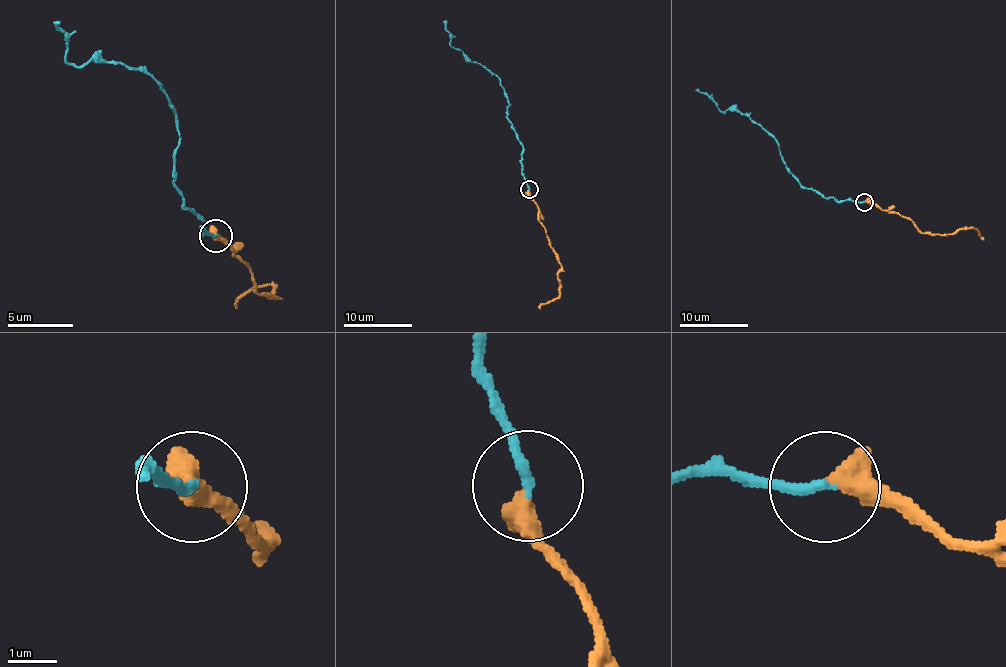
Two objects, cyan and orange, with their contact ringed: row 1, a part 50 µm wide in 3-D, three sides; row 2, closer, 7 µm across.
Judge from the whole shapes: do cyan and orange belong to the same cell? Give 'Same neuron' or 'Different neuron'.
Different neuron

